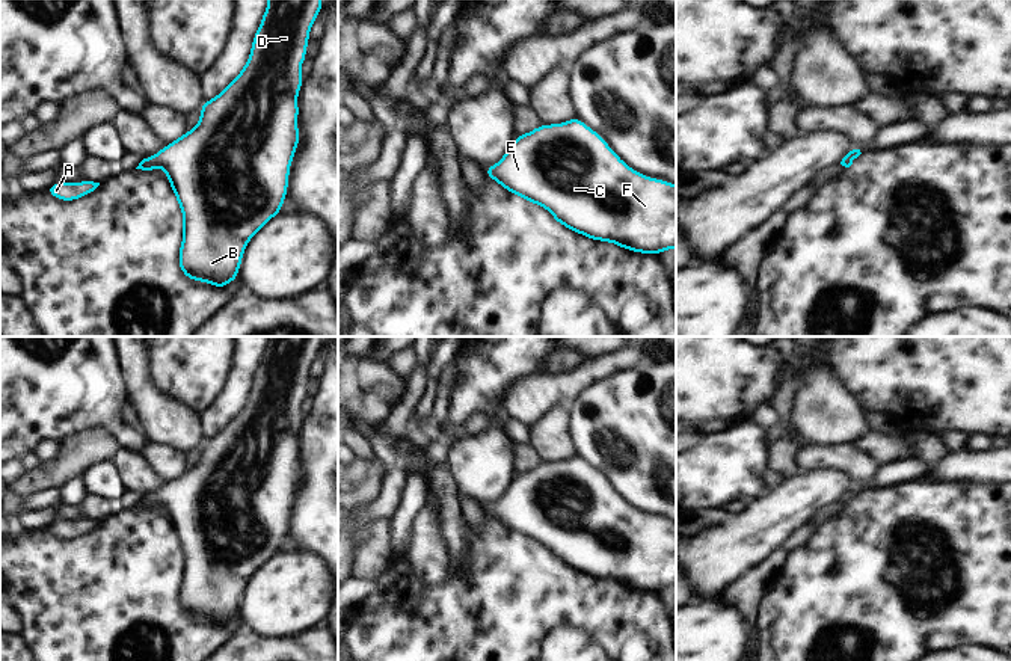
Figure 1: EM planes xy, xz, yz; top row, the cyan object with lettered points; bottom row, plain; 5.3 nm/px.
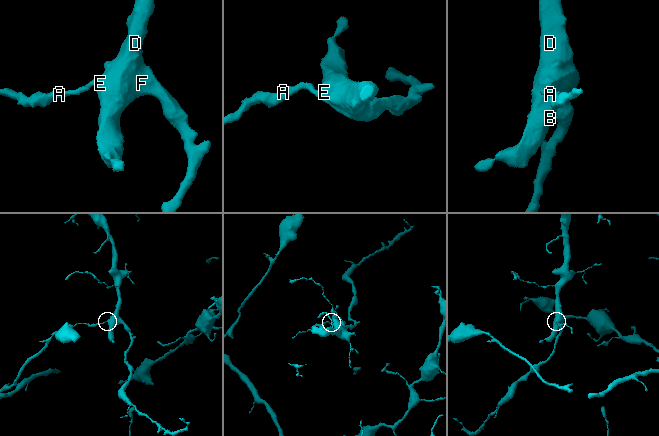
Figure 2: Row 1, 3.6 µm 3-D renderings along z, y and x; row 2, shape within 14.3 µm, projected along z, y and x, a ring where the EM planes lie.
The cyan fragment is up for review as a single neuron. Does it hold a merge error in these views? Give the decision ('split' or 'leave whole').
leave whole

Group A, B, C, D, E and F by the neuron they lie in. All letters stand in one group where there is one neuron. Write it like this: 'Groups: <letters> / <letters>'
Groups: A B C D E F.

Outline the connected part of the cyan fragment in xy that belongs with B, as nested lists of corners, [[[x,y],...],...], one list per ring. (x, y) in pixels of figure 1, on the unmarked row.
[[[267,337],[267,347],[261,356],[261,362],[252,377],[252,388],[249,397],[240,412],[210,439],[204,439],[199,445],[202,451],[196,465],[192,469],[186,469],[180,477],[161,486],[155,493],[143,497],[136,507],[152,509],[157,504],[163,506],[169,522],[177,534],[180,546],[183,549],[183,581],[180,584],[178,602],[184,614],[192,619],[202,619],[211,622],[217,626],[223,626],[229,620],[237,617],[240,610],[240,601],[243,598],[243,590],[249,578],[276,552],[279,552],[282,542],[285,540],[285,533],[288,528],[288,513],[294,490],[299,484],[299,444],[297,433],[303,423],[303,414],[300,412],[300,404],[306,397],[306,383],[309,380],[309,367],[317,358],[317,352],[323,347],[321,337]]]

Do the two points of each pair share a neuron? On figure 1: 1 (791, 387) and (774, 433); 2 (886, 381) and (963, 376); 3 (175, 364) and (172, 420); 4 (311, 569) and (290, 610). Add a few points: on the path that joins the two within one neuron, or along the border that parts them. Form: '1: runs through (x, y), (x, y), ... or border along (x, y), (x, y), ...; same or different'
1: runs through (785, 399), (785, 421); same
2: runs through (906, 376), (943, 376); same
3: border along (148, 375), (160, 391), (184, 403), (199, 415); different
4: runs through (301, 580), (290, 592), (290, 599); same

